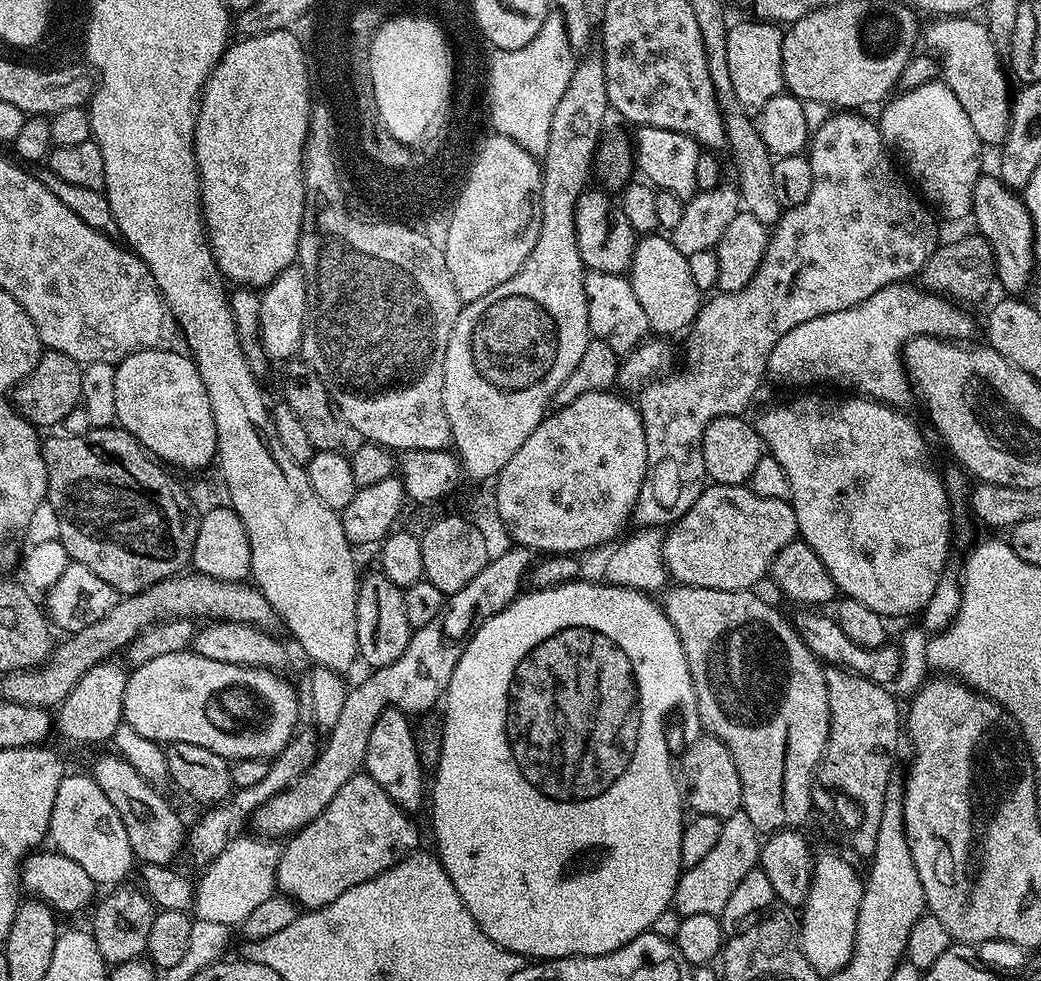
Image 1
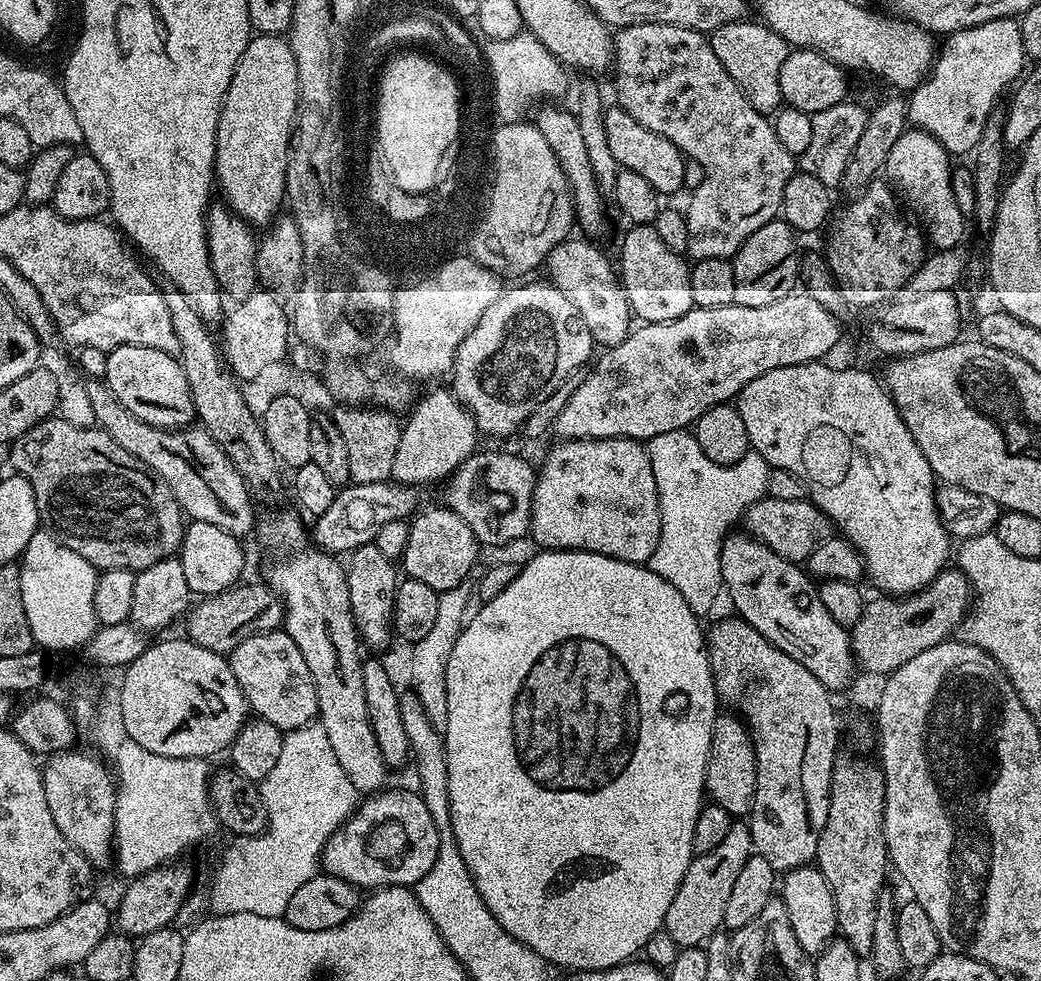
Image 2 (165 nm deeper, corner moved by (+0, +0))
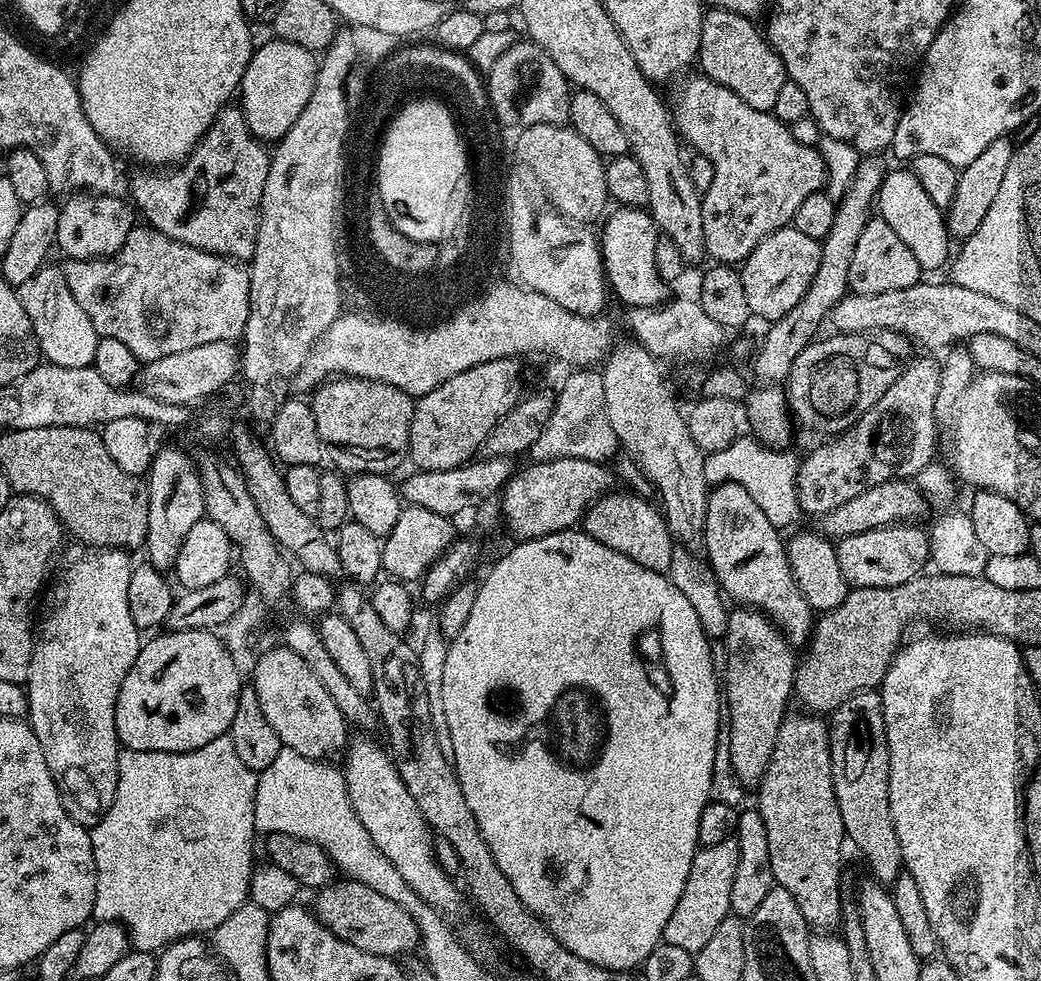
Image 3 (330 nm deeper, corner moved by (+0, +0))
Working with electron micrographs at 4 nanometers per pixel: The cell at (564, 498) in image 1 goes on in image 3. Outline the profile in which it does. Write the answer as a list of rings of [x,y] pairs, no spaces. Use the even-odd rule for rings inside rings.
[[[613,490],[592,501],[592,507],[584,514],[582,531],[602,542],[602,546],[610,546],[610,550],[618,550],[618,554],[626,554],[630,562],[638,562],[638,566],[646,566],[646,570],[666,574],[672,562],[674,541],[663,511],[653,501],[652,504],[632,492]]]

